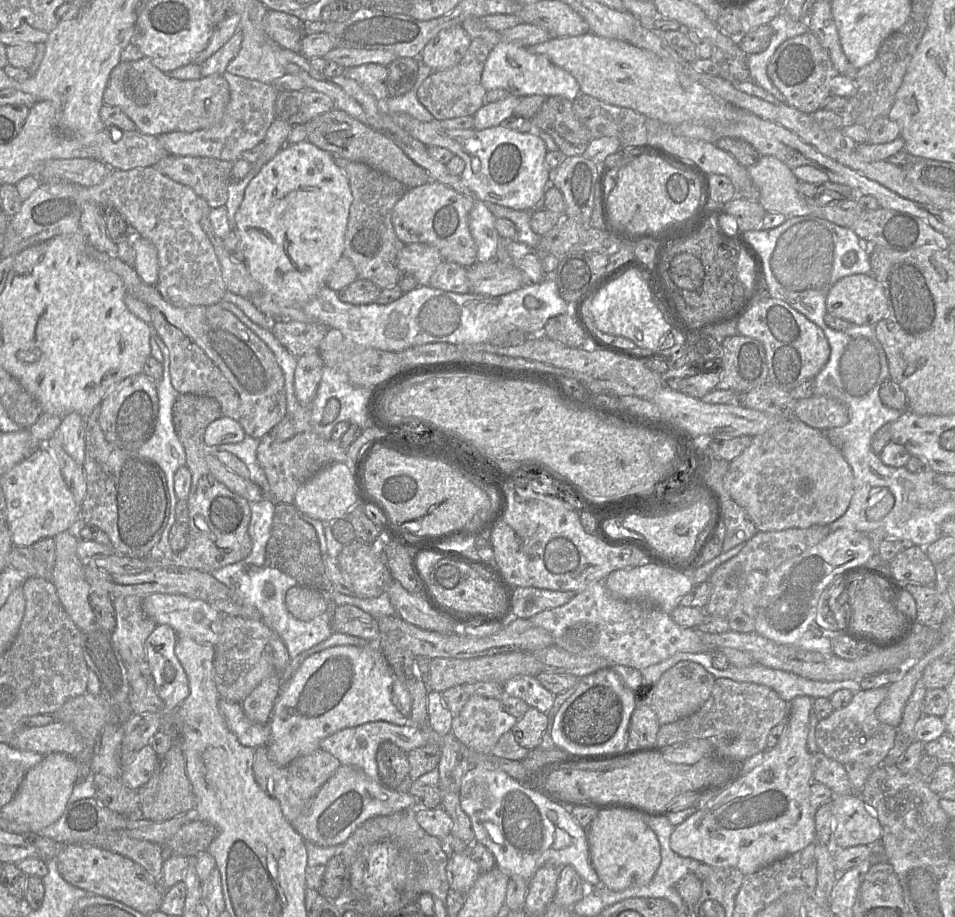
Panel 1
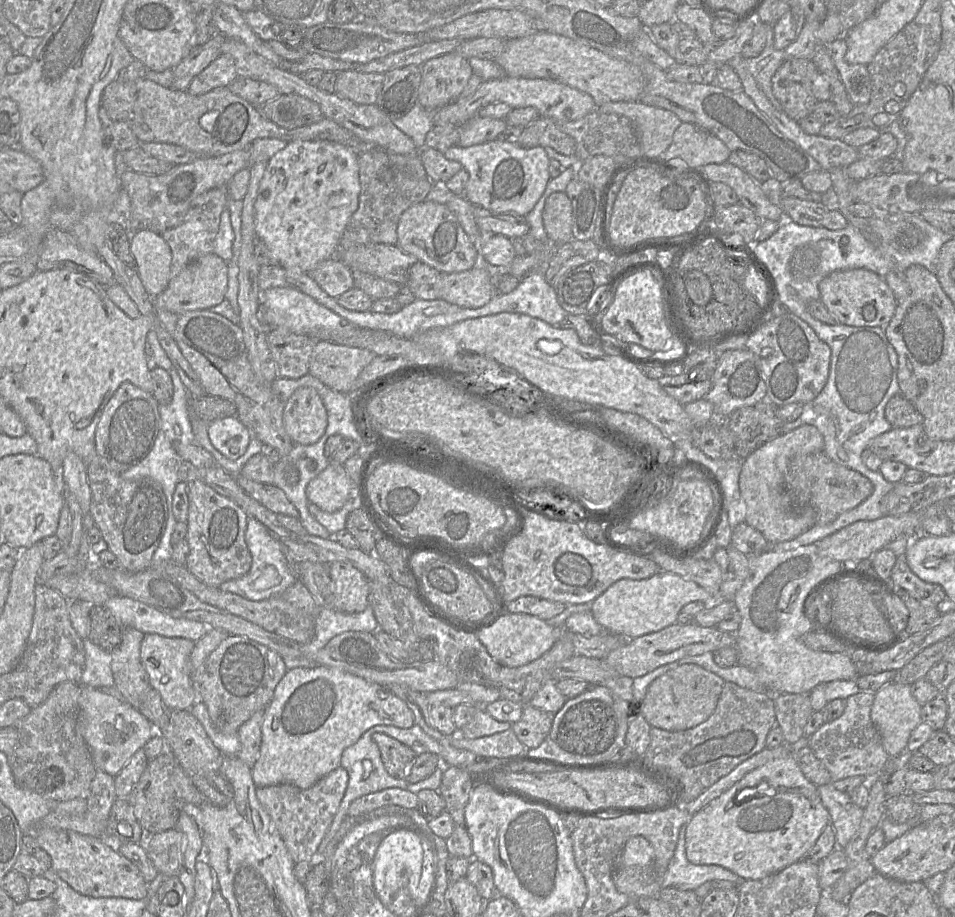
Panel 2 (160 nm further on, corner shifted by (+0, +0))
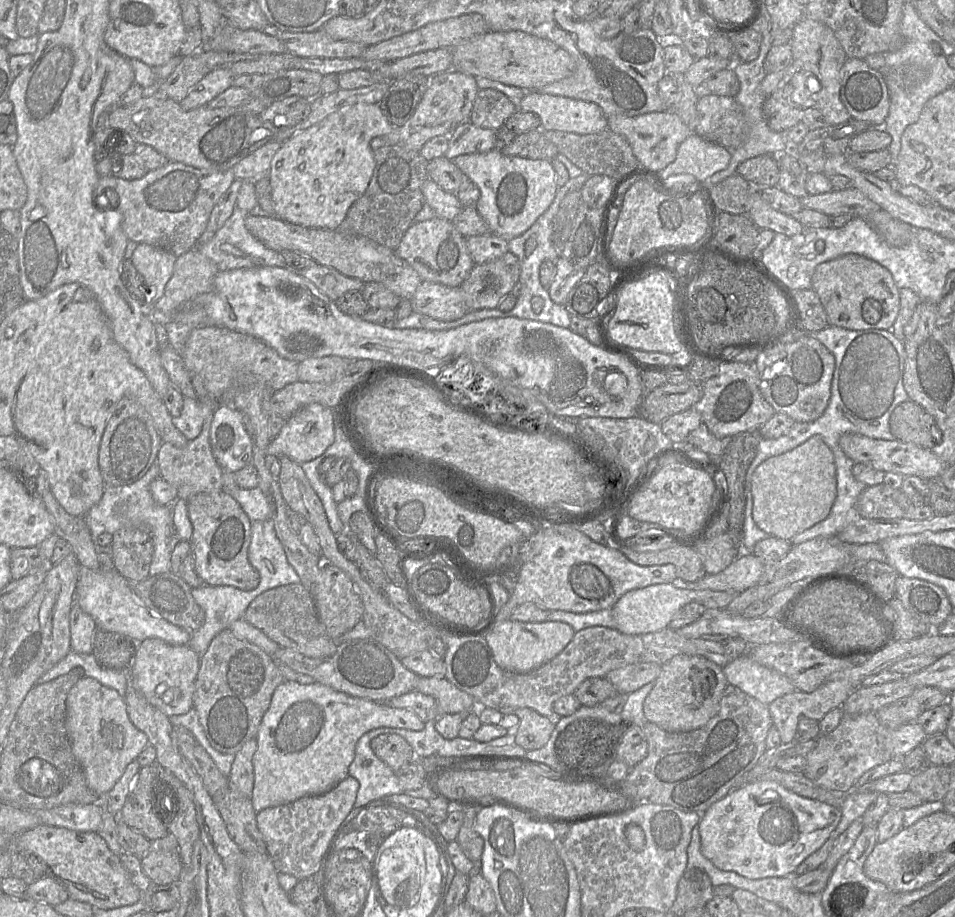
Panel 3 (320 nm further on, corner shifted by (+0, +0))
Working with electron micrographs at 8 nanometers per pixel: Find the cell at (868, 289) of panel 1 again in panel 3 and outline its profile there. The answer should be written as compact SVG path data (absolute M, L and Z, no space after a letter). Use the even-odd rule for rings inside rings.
M847 254L819 264L811 278L811 288L818 295L830 326L848 330L891 330L900 309L899 289L891 273L879 263L856 254Z

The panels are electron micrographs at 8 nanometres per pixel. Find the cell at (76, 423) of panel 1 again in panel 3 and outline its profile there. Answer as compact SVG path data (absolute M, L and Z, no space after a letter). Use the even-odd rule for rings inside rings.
M74 600L70 610L71 649L79 654L91 654L96 630L97 625L93 618Z

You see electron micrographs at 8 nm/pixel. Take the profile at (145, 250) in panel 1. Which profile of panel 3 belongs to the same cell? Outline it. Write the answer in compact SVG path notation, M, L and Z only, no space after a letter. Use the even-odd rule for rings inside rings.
M145 243L137 245L131 261L143 276L146 285L146 304L154 305L164 294L177 257L171 252Z

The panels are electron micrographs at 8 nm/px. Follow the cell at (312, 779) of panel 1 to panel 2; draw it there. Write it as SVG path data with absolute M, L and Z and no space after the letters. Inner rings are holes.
M338 767L308 789L290 784L256 789L259 802L273 820L295 864L312 861L337 814L348 780L348 772L343 767Z

